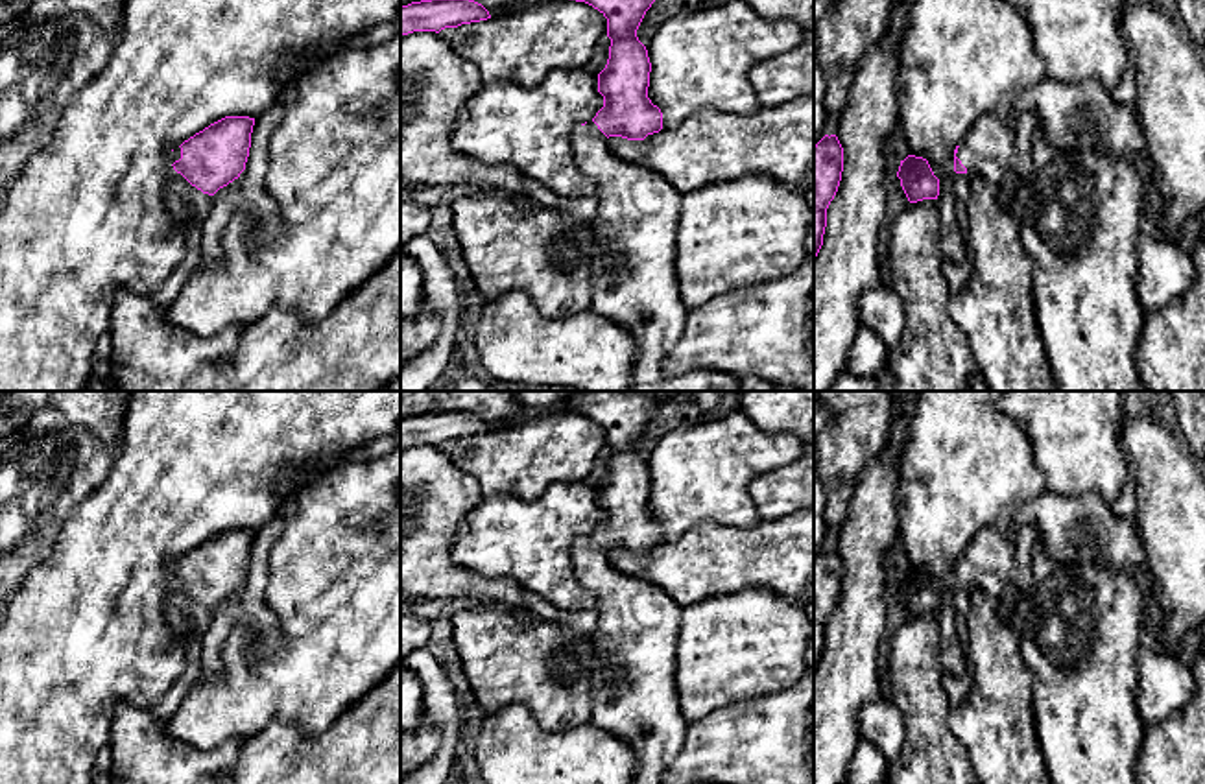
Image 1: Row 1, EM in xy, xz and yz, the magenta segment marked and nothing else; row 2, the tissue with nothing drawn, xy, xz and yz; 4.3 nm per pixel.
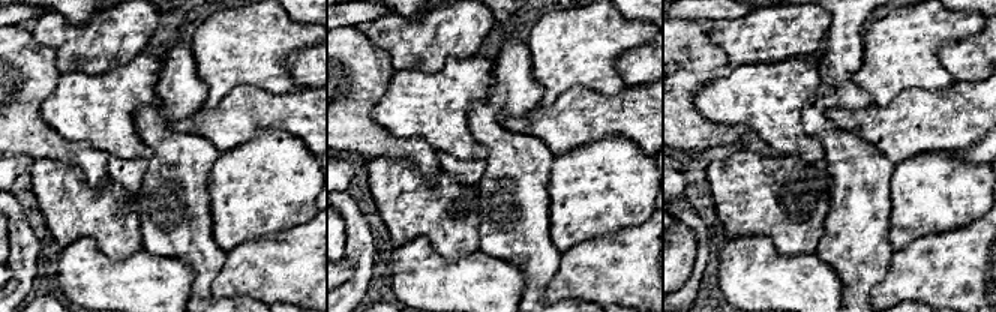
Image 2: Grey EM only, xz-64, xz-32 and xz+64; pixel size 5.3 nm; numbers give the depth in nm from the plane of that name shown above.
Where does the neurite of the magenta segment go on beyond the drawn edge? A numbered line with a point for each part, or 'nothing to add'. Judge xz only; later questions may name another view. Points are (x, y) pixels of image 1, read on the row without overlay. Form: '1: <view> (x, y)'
1: xz (633, 696)

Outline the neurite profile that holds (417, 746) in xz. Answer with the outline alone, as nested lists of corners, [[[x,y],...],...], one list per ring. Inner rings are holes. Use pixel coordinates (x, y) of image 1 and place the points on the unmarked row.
[[[424,716],[415,729],[400,732],[400,782],[434,758],[439,740],[439,727],[428,723]]]

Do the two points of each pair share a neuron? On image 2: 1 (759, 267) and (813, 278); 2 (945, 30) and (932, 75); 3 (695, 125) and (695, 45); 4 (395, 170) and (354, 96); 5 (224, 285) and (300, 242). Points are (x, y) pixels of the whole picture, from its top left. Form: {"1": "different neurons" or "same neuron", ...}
{"1": "same neuron", "2": "same neuron", "3": "same neuron", "4": "different neurons", "5": "same neuron"}

